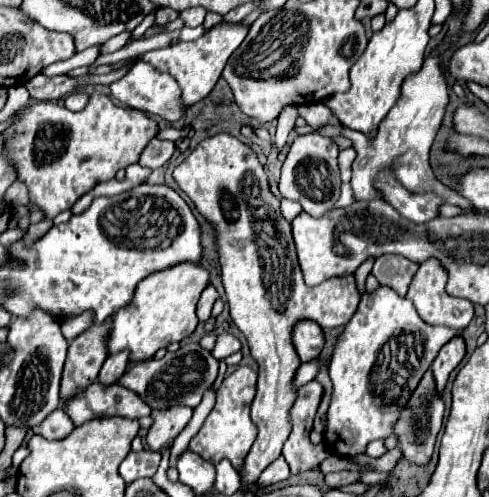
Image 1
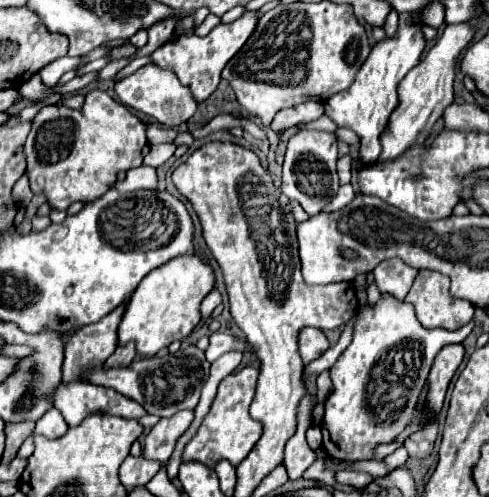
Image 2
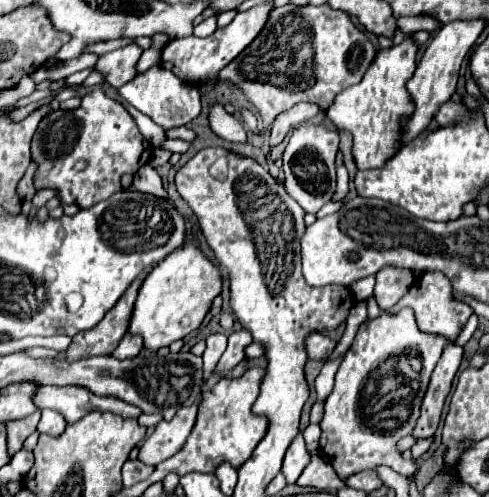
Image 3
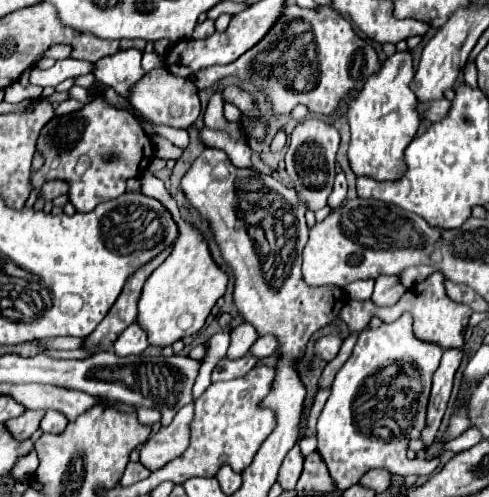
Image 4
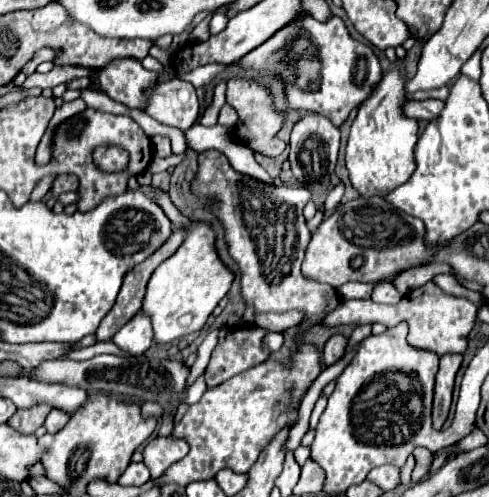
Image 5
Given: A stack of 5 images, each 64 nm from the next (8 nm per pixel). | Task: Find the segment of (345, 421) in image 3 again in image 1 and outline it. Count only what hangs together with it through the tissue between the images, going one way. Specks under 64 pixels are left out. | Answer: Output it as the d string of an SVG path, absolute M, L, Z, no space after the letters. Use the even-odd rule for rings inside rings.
M378 286L374 292L364 292L352 320L336 338L330 378L334 384L332 402L328 408L328 428L324 444L340 456L356 456L366 450L366 444L392 434L392 420L408 402L410 392L430 368L440 348L462 330L426 324L412 300L396 296L388 286Z

